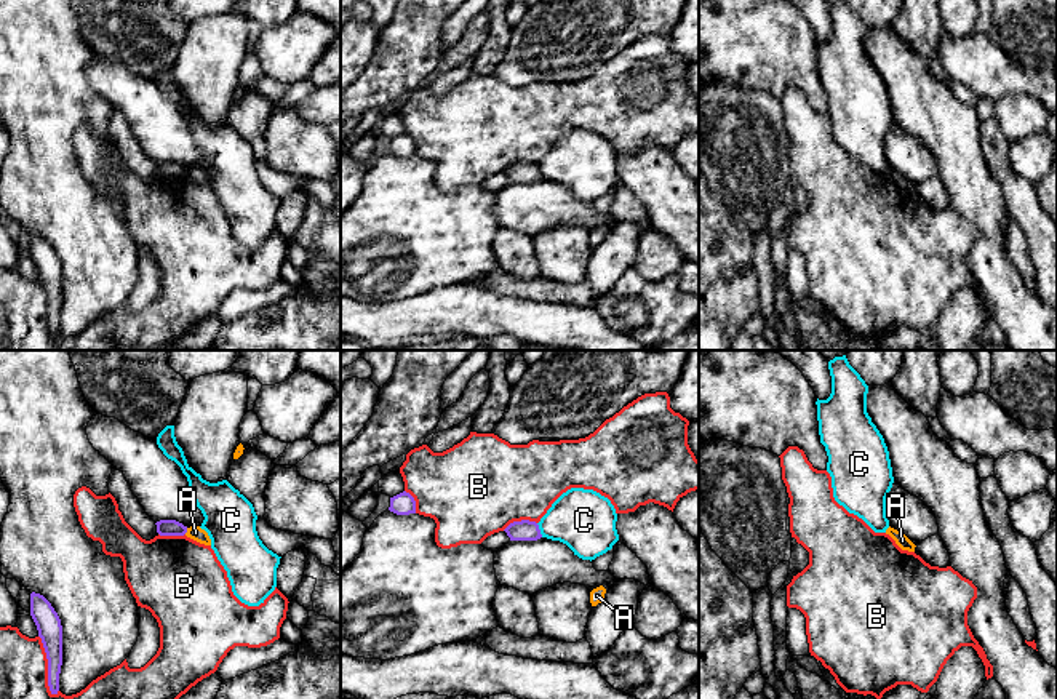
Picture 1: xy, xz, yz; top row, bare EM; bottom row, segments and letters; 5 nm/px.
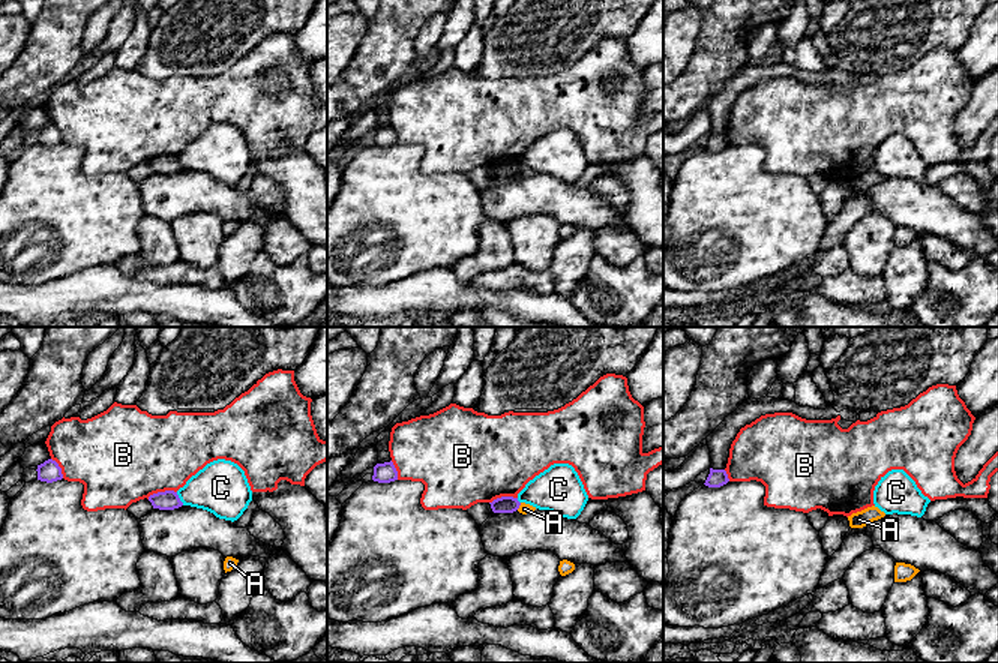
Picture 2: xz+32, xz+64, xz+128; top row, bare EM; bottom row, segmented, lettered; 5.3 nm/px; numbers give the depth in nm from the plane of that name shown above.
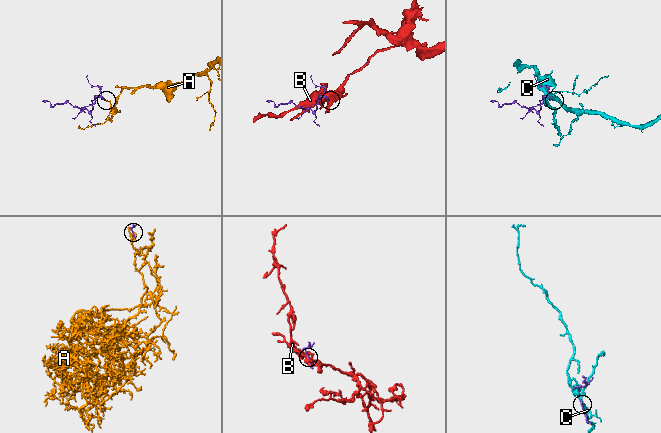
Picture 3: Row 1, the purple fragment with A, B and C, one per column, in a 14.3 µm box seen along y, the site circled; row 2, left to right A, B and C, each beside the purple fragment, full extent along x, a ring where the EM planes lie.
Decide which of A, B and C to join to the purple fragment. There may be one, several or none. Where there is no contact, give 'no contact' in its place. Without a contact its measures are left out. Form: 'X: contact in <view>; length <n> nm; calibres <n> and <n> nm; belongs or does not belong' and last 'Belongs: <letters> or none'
A: contact in xy; length 40 nm; calibres 80 and 70 nm; does not belong
B: contact in xy; length 320 nm; calibres 130 and 280 nm; does not belong
C: contact in xz; length 80 nm; calibres 110 and 300 nm; does not belong
Belongs: none

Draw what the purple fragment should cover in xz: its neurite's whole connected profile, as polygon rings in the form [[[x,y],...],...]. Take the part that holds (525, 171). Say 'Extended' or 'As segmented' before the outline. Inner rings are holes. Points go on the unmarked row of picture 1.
As segmented. [[[529,162],[513,163],[504,173],[510,182],[537,182],[542,179],[539,166]]]

